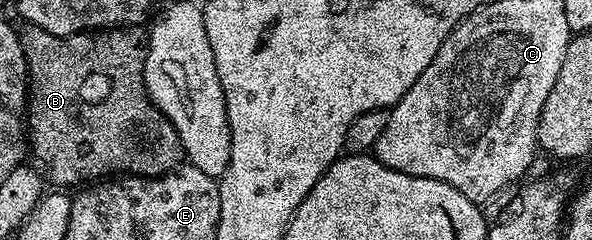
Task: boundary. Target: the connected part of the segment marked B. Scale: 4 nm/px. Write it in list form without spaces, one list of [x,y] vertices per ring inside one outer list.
[[[24,23],[18,29],[19,41],[21,42],[21,46],[23,47],[23,53],[25,54],[25,58],[27,59],[27,82],[29,85],[29,91],[27,93],[27,106],[25,109],[25,128],[29,133],[29,148],[31,148],[35,152],[40,152],[43,155],[43,160],[47,163],[47,172],[46,175],[49,177],[51,175],[52,185],[55,186],[67,186],[63,184],[79,184],[82,185],[84,182],[95,182],[100,178],[107,178],[107,168],[112,168],[116,174],[130,174],[133,176],[161,176],[164,172],[170,172],[173,169],[177,168],[180,162],[184,159],[183,155],[183,144],[179,141],[179,135],[177,134],[177,130],[174,126],[171,125],[171,121],[167,119],[166,116],[163,115],[162,112],[159,111],[158,108],[155,107],[151,102],[150,96],[147,94],[147,88],[143,84],[143,63],[145,62],[145,58],[147,57],[147,50],[145,47],[145,32],[142,27],[139,26],[116,26],[114,28],[105,28],[102,30],[88,30],[86,32],[74,32],[73,38],[69,38],[67,36],[58,36],[57,34],[49,34],[49,30],[41,30],[41,26],[37,26],[36,24],[28,24]]]

